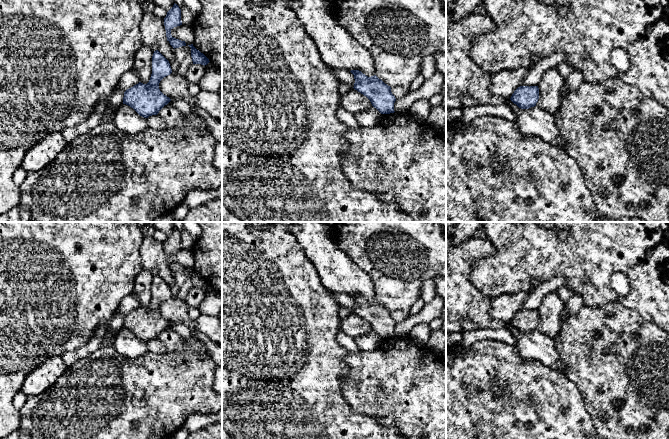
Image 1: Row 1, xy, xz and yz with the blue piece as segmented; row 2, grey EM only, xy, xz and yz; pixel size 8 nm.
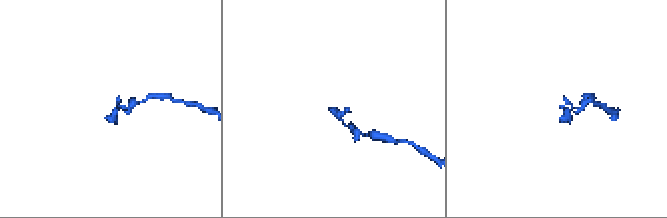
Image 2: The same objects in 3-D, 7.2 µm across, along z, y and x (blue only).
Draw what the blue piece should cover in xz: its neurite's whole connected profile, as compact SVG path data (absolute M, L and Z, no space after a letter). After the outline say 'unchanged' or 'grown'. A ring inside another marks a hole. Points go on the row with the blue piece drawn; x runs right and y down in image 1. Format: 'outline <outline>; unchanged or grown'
outline M359 70L350 71L354 75L354 89L366 96L372 106L381 114L394 113L395 96L391 87L385 84L376 75L368 77Z; unchanged

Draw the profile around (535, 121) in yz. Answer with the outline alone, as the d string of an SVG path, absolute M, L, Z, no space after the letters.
M506 99L504 104L516 115L513 123L518 126L521 132L537 136L551 145L564 149L566 142L560 135L553 114L536 106L521 109L510 99Z

